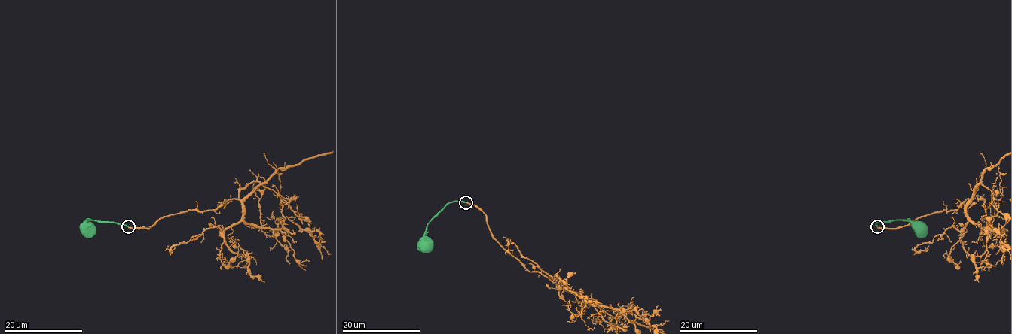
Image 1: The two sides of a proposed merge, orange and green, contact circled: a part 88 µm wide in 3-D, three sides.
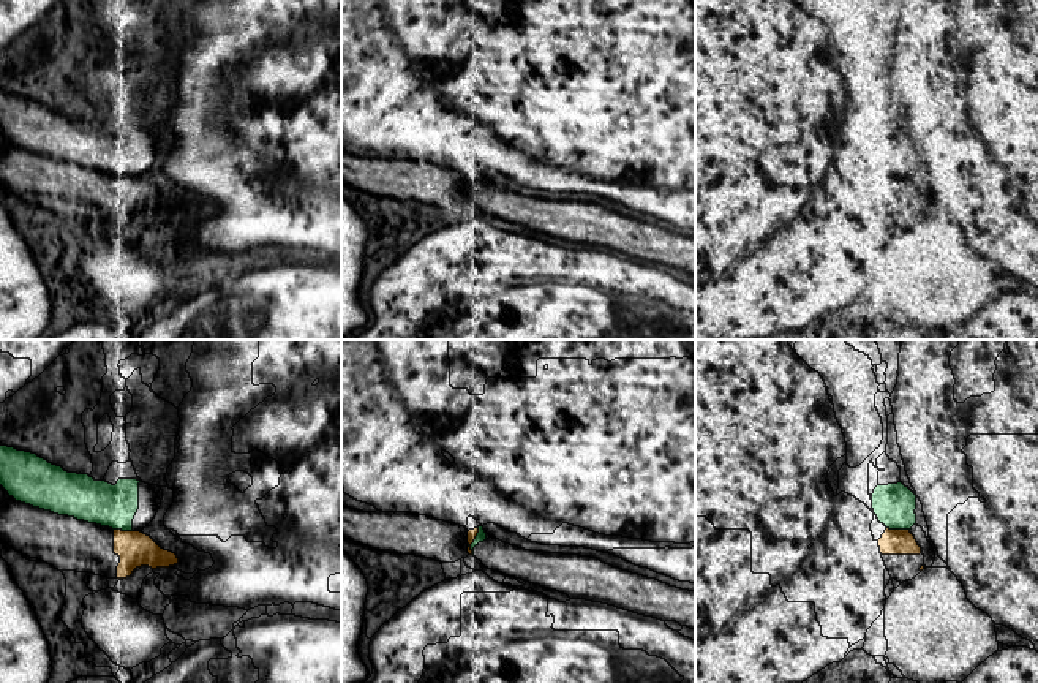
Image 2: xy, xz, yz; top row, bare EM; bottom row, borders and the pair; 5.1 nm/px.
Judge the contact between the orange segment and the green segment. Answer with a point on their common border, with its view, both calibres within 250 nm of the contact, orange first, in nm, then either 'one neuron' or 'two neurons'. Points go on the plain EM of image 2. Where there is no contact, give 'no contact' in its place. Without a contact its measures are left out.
contact xz (473, 187); calibres 50 and 50 nm; two neurons

